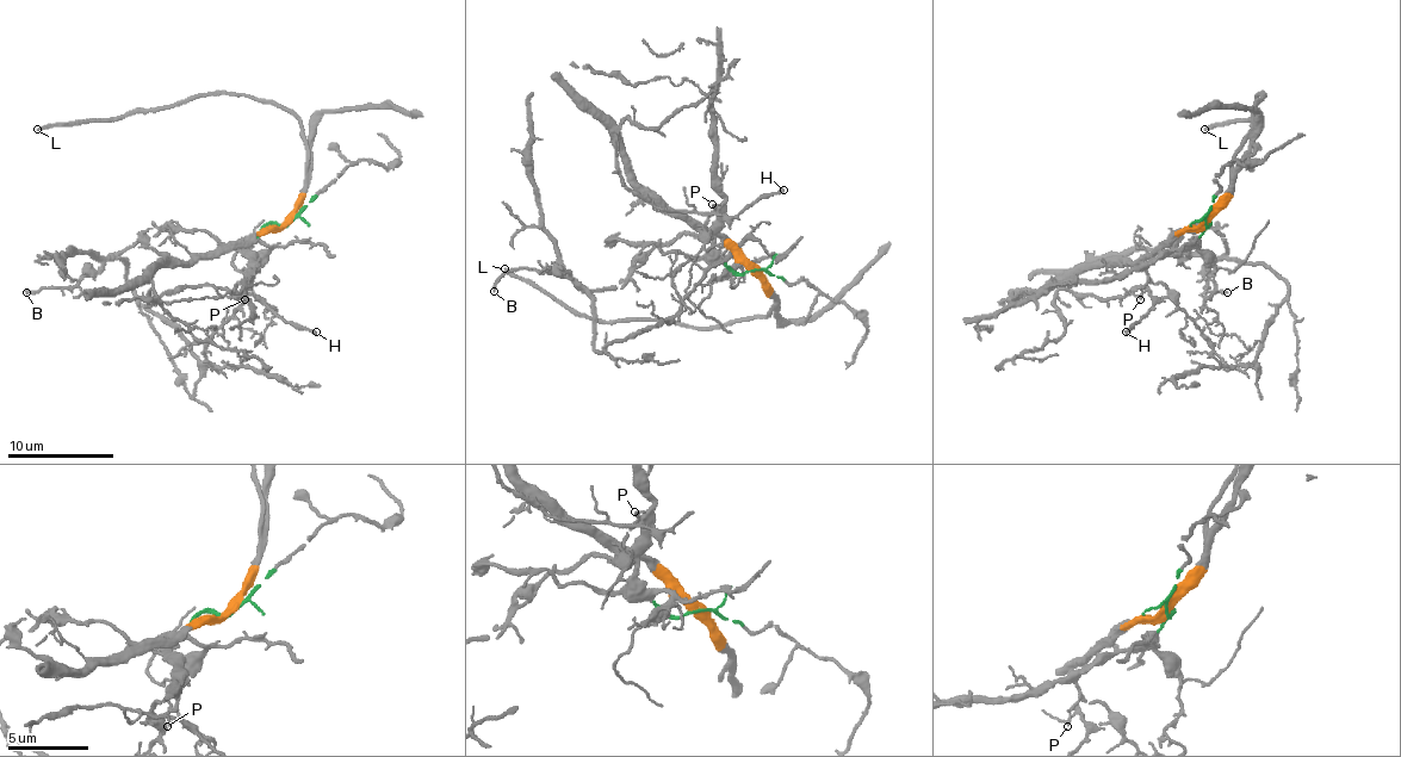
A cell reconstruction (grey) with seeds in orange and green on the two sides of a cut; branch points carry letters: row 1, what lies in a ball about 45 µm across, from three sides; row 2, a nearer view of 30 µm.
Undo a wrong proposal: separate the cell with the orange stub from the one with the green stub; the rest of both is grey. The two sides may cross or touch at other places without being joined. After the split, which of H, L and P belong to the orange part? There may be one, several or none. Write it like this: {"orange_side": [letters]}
{"orange_side": ["H", "L"]}

